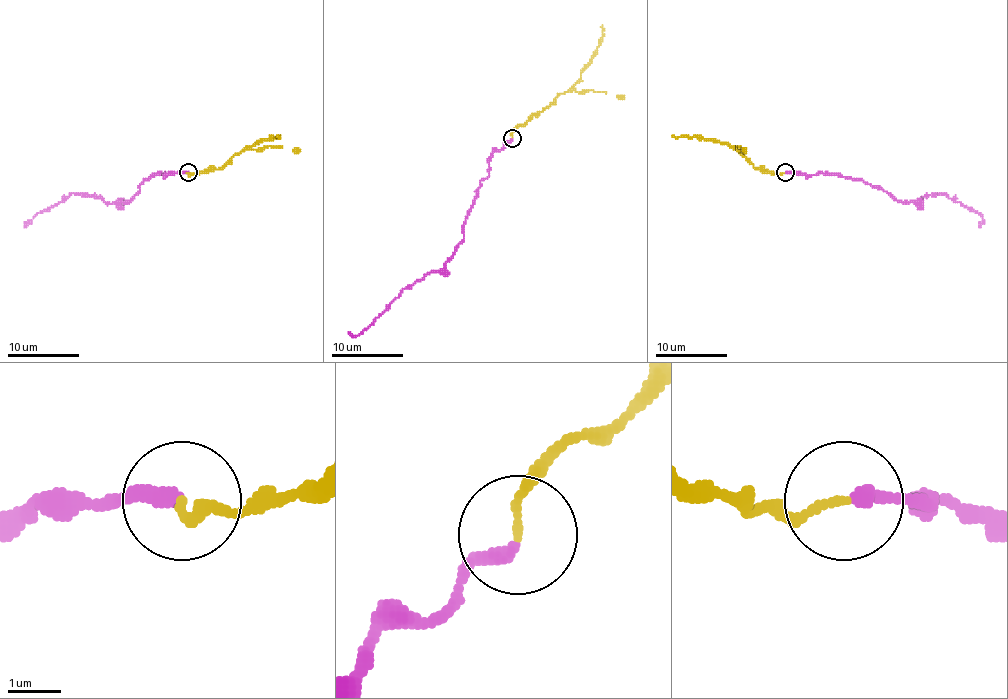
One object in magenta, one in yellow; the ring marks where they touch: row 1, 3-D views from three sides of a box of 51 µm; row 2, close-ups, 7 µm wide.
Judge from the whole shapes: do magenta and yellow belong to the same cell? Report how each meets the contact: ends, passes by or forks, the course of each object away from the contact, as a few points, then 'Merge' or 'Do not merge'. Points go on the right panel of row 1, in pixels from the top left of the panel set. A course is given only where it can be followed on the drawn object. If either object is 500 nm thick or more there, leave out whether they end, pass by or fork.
At the ring magenta ends. At the ring yellow ends. Course of magenta: (786, 173), (850, 176), (887, 191), (897, 200), (917, 203), (924, 196), (944, 193), (982, 218), (979, 227). Course of yellow: (786, 173), (773, 175), (757, 169), (740, 153), (710, 139), (672, 135). Merge

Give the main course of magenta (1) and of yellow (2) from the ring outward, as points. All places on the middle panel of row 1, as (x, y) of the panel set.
1: (512, 139), (492, 153), (463, 240), (445, 265), (407, 285), (357, 335), (348, 332)
2: (512, 139), (518, 126), (545, 110), (581, 77), (602, 38), (602, 25)

